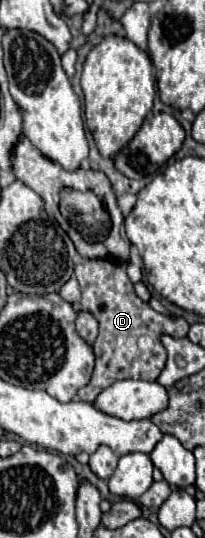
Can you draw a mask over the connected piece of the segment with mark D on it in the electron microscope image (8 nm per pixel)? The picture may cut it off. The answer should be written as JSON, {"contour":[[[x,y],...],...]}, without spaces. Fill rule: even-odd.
{"contour":[[[87,259],[85,263],[79,263],[75,267],[75,277],[81,285],[83,299],[81,299],[81,309],[93,313],[99,321],[99,337],[93,343],[95,349],[95,371],[91,377],[91,383],[81,387],[77,397],[81,401],[93,403],[95,397],[113,385],[119,379],[147,379],[147,381],[157,381],[161,375],[165,361],[167,361],[167,351],[159,341],[161,333],[167,333],[175,339],[187,337],[189,323],[183,317],[169,319],[167,315],[161,315],[151,309],[149,303],[141,301],[133,289],[133,283],[127,277],[125,265],[109,259]],[[139,337],[151,337],[153,347],[149,351],[141,351],[137,341]]]}

